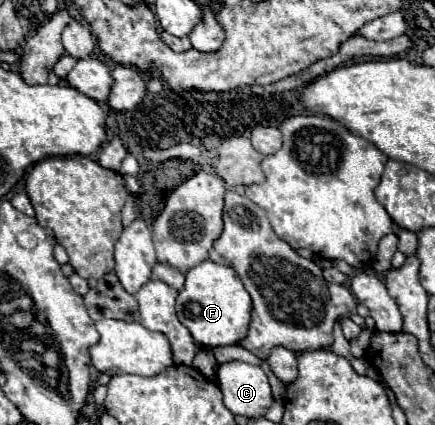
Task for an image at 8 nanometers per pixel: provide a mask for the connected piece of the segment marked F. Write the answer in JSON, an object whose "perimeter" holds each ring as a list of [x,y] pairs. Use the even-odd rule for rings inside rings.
{"perimeter":[[[205,260],[187,272],[185,286],[177,296],[175,308],[179,322],[191,332],[199,346],[233,346],[247,334],[251,318],[251,296],[243,288],[233,268]]]}

